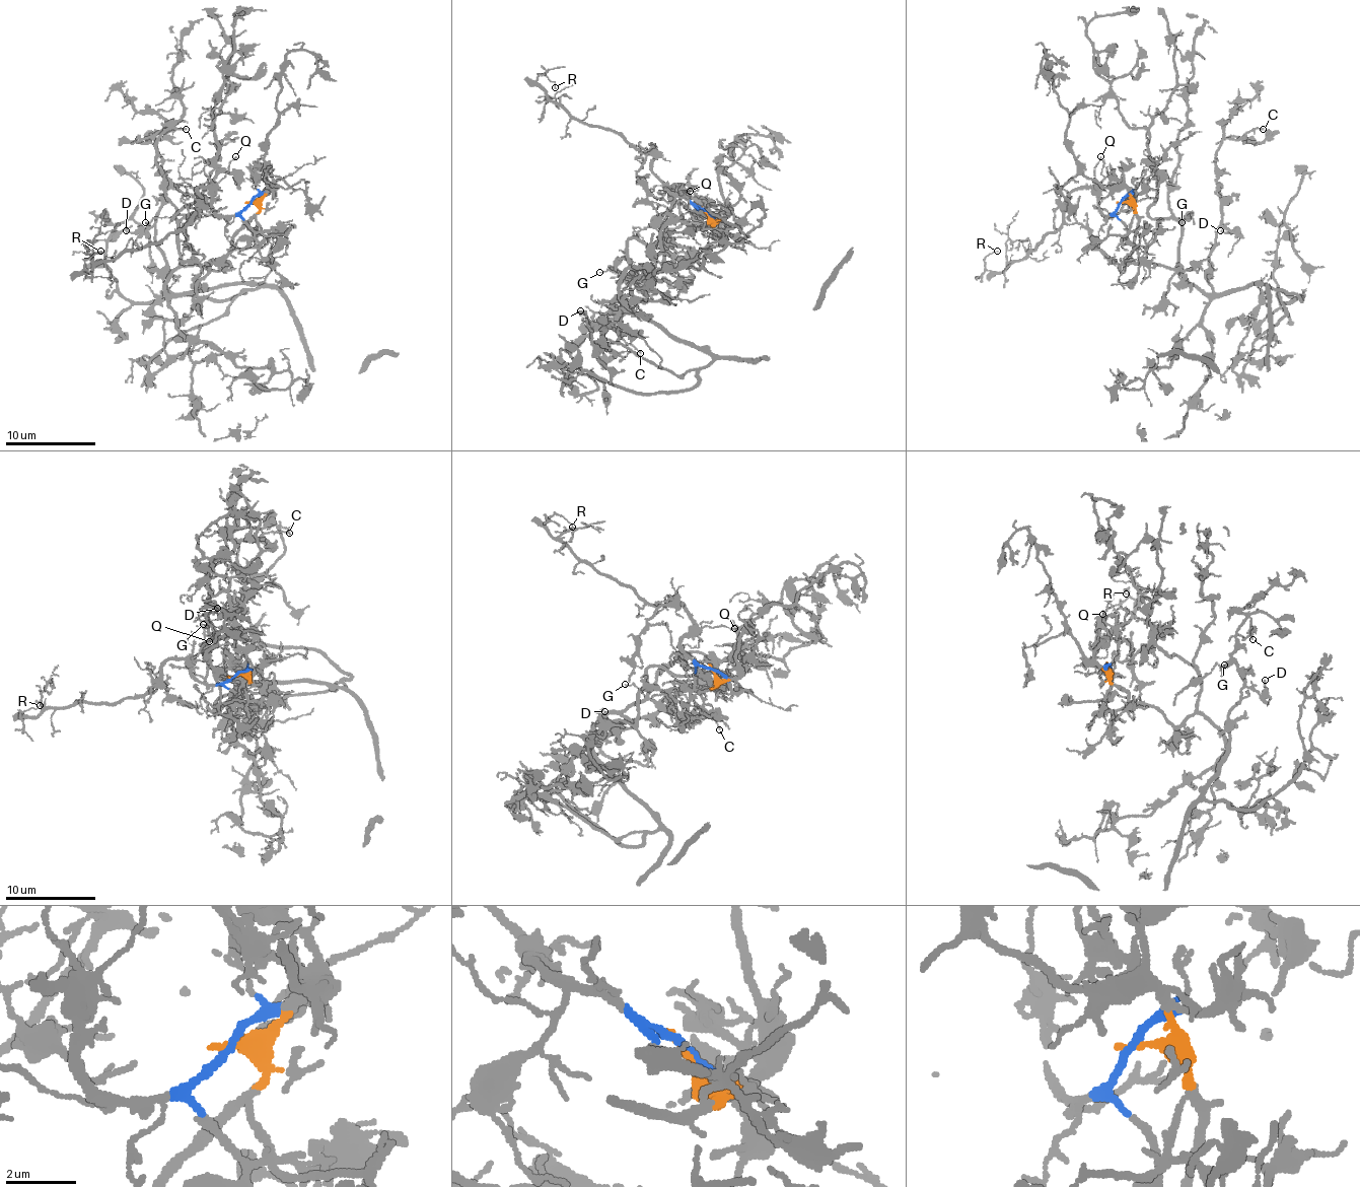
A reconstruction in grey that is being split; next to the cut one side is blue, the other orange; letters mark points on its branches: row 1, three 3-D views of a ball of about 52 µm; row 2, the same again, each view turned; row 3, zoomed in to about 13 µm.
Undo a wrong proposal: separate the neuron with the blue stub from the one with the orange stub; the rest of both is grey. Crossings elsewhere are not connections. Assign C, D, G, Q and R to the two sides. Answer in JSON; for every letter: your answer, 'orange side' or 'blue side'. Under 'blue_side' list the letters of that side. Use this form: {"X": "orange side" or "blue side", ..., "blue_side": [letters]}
{"C": "orange side", "D": "orange side", "G": "orange side", "Q": "blue side", "R": "blue side", "blue_side": ["Q", "R"]}

